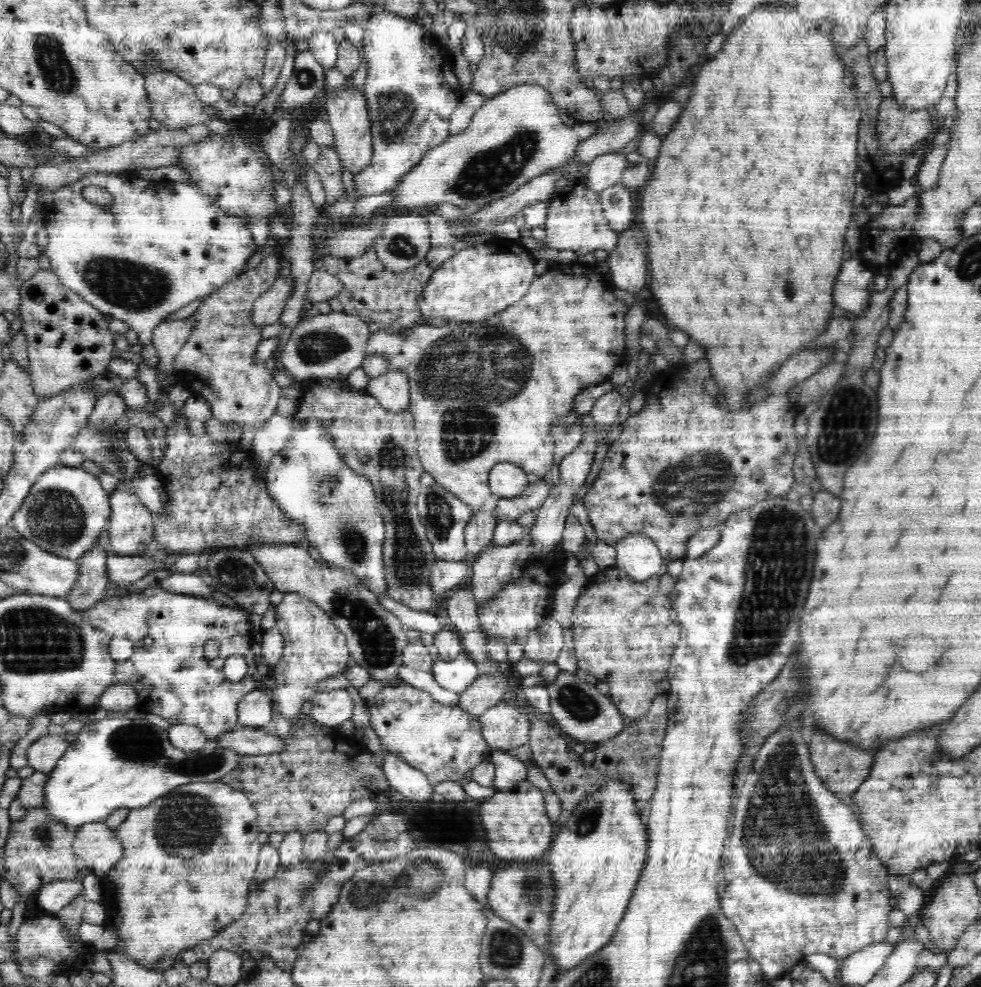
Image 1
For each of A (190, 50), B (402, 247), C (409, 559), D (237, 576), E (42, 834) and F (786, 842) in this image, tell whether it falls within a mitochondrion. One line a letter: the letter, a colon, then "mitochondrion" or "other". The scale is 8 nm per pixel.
A: other
B: mitochondrion
C: mitochondrion
D: mitochondrion
E: mitochondrion
F: mitochondrion

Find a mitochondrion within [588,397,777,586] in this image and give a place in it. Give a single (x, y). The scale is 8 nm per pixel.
(694, 486)

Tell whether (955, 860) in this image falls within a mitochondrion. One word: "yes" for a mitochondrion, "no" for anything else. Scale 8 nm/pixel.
no

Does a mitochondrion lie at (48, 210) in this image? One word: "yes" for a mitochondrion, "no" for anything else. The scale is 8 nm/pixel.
no

